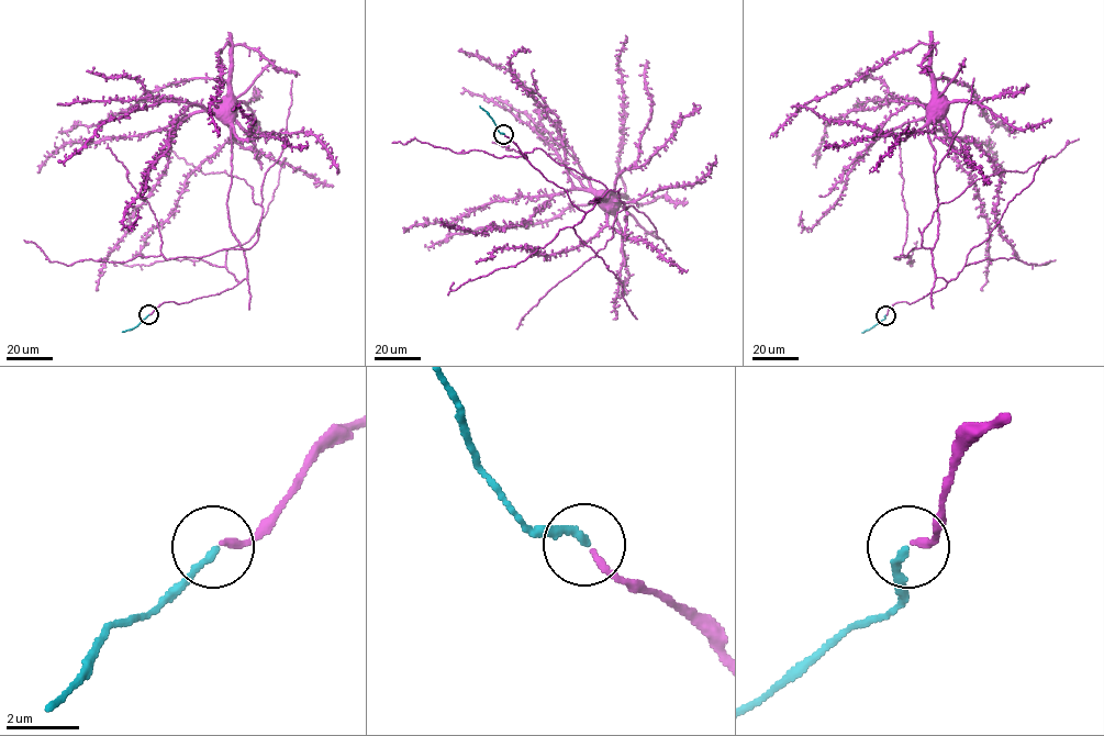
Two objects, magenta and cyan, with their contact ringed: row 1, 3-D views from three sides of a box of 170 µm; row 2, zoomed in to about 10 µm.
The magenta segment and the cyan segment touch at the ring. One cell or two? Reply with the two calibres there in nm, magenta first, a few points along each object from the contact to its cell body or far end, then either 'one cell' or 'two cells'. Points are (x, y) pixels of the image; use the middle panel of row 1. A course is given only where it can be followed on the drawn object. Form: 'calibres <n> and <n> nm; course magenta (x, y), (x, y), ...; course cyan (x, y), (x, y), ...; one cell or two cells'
calibres 180 and 200 nm; course magenta (504, 134), (577, 208), (588, 212), (600, 198), (590, 201), (605, 201), (611, 194), (605, 194); course cyan (503, 134), (480, 106); one cell

